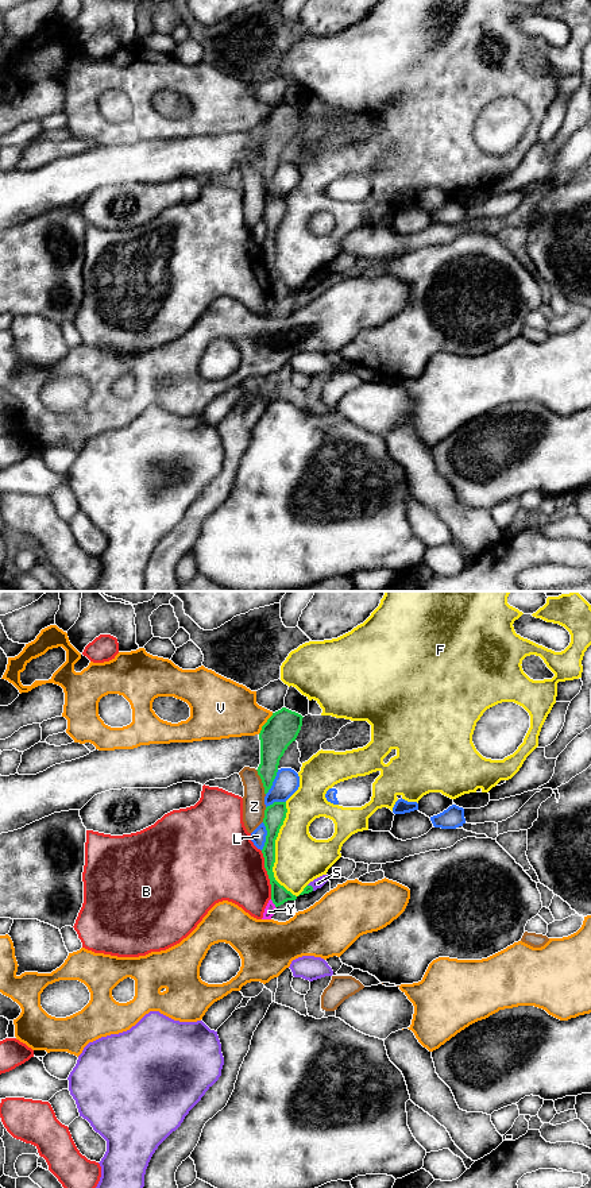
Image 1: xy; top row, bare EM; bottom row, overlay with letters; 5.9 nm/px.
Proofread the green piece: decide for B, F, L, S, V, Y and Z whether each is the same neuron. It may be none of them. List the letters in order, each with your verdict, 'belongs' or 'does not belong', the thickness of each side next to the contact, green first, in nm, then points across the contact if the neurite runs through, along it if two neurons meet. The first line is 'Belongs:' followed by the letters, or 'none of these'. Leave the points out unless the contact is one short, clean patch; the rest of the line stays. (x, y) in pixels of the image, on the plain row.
Belongs: none of these
B: does not belong; calibres 100 and 400 nm
F: does not belong; calibres 130 and 300 nm
L: does not belong; calibres 130 and 90 nm
S: does not belong; calibres 50 and 60 nm
V: does not belong; calibres 200 and 340 nm
Y: does not belong; calibres 100 and 60 nm; border xy (270, 294), (275, 303)
Z: does not belong; calibres 160 and 130 nm

